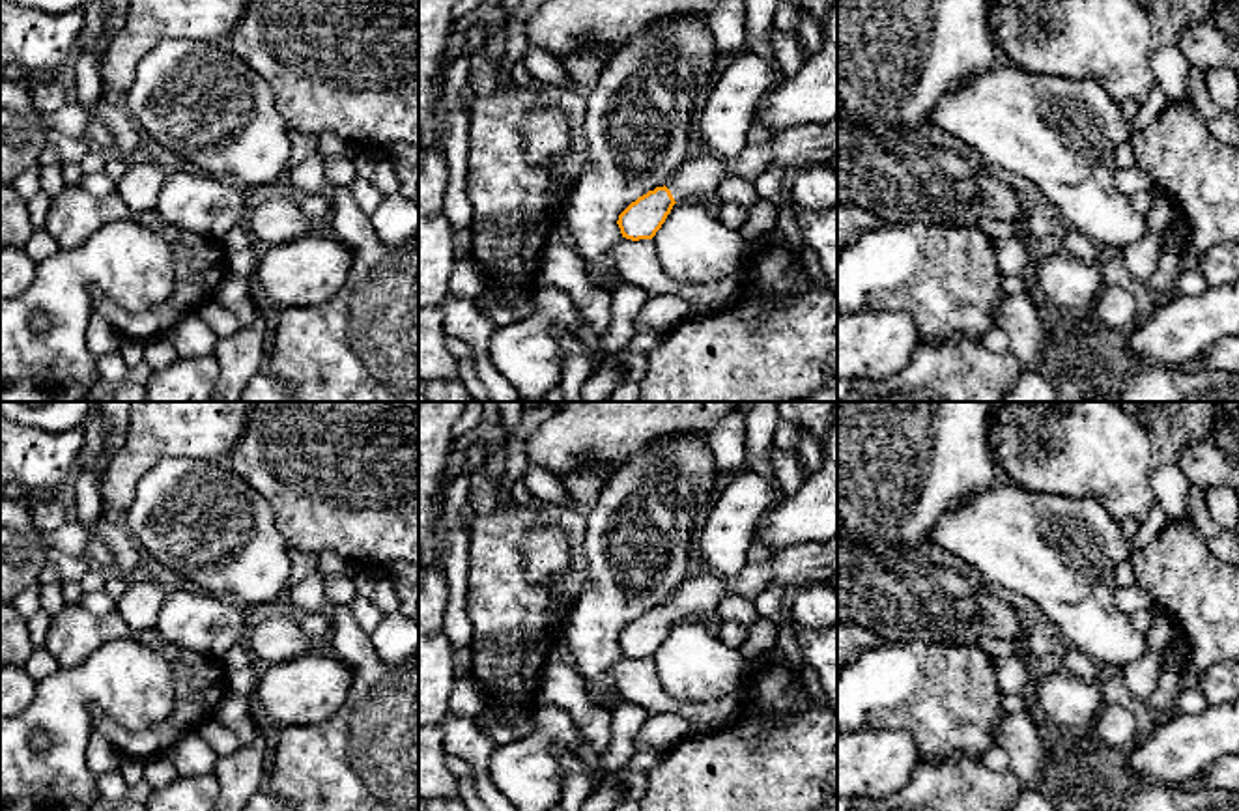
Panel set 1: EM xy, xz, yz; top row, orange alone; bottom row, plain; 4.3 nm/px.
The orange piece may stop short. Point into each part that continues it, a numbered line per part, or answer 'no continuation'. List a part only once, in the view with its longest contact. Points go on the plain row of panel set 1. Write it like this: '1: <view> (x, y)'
1: xz (697, 598)

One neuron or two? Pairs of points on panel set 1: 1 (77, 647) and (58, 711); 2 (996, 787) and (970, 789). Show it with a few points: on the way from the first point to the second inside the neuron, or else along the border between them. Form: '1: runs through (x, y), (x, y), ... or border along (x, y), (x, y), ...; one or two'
1: border along (77, 666), (60, 669); two
2: runs through (991, 789), (976, 789); one

